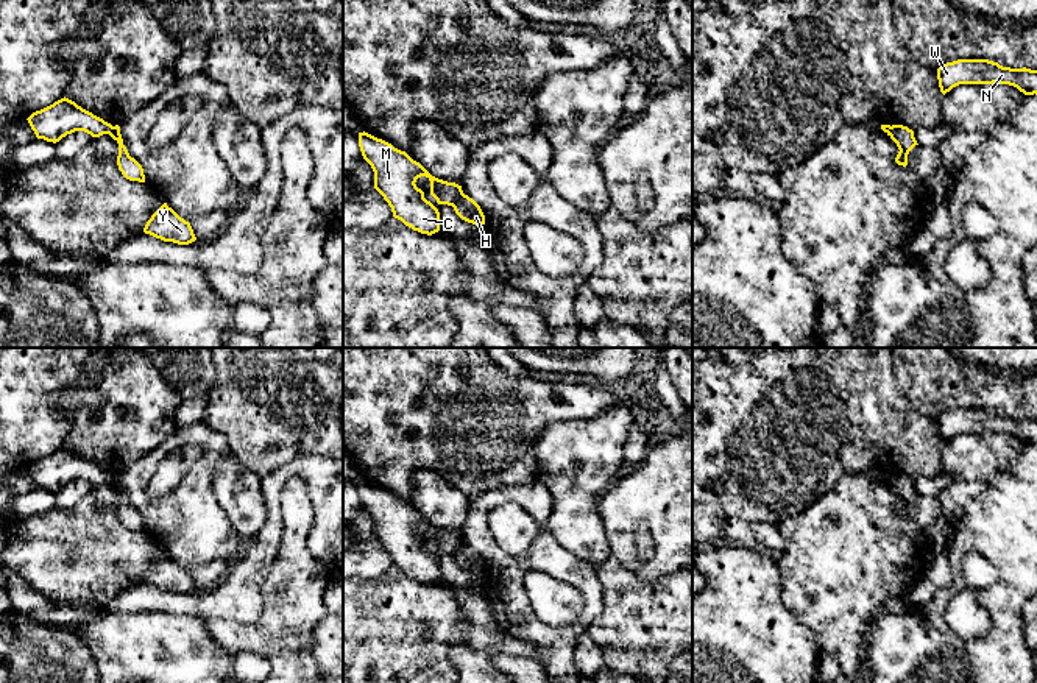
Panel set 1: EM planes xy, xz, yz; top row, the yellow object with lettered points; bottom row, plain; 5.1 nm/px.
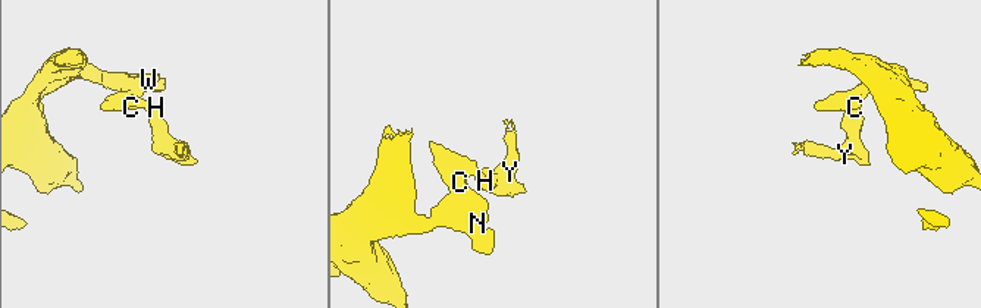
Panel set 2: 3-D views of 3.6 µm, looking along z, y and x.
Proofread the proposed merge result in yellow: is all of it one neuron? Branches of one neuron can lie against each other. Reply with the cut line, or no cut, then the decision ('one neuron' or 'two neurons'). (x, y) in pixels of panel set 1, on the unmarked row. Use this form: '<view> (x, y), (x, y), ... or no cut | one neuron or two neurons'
xz (463, 543), (453, 555) | two neurons

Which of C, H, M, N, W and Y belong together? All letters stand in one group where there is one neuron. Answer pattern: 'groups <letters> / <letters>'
groups C M N W / H Y

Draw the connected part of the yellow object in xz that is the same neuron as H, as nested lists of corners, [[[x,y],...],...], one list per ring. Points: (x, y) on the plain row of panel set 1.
[[[462,544],[455,552],[454,552],[454,560],[455,563],[468,571],[468,572],[472,572],[472,574],[485,574],[485,564],[480,558],[480,555],[472,549],[469,547],[468,544]]]

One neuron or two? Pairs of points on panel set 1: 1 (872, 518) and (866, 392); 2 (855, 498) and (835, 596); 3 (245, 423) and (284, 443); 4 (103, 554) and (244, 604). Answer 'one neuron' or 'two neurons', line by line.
1: two neurons
2: one neuron
3: one neuron
4: two neurons

